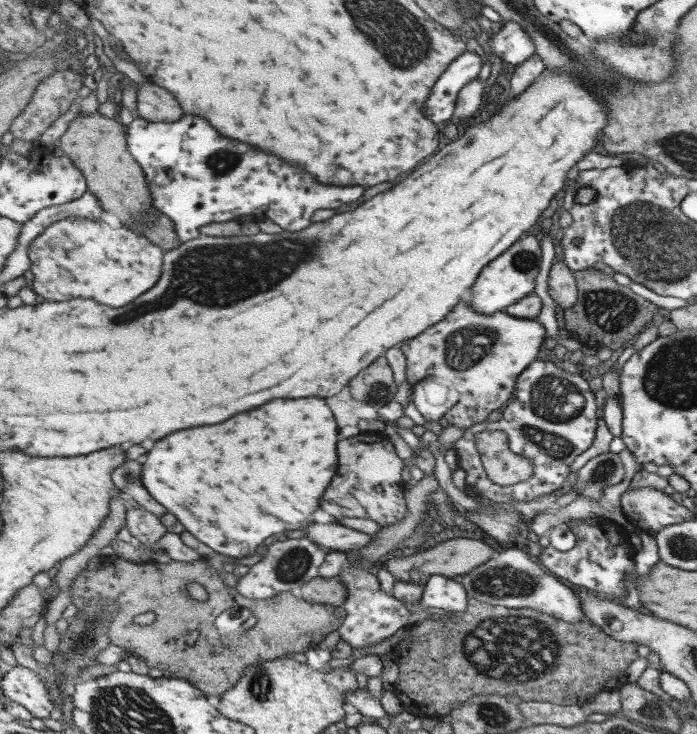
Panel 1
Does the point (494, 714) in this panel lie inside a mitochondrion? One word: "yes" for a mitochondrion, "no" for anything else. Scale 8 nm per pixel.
yes

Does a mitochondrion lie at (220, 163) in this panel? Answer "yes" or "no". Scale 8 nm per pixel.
yes

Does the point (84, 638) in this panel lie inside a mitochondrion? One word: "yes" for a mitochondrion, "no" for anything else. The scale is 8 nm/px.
yes

